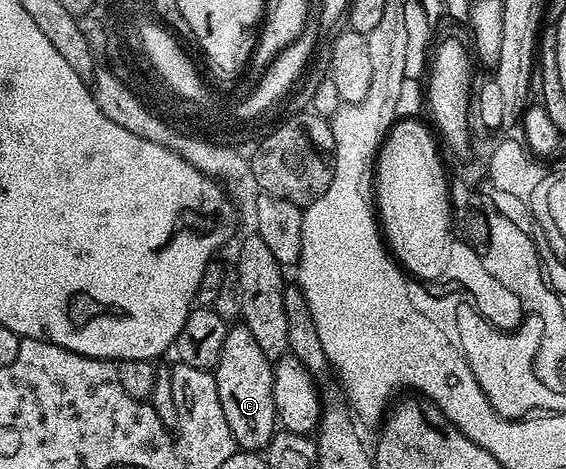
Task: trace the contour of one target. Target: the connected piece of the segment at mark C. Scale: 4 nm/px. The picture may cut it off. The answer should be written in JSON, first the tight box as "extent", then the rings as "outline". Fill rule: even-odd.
{"extent":[213,322,276,452],"outline":[[[242,322],[228,327],[221,362],[213,369],[213,375],[217,382],[217,398],[221,398],[221,410],[225,410],[225,422],[229,422],[229,430],[240,449],[259,452],[270,445],[276,434],[274,373],[273,360],[257,346],[252,331]]]}

